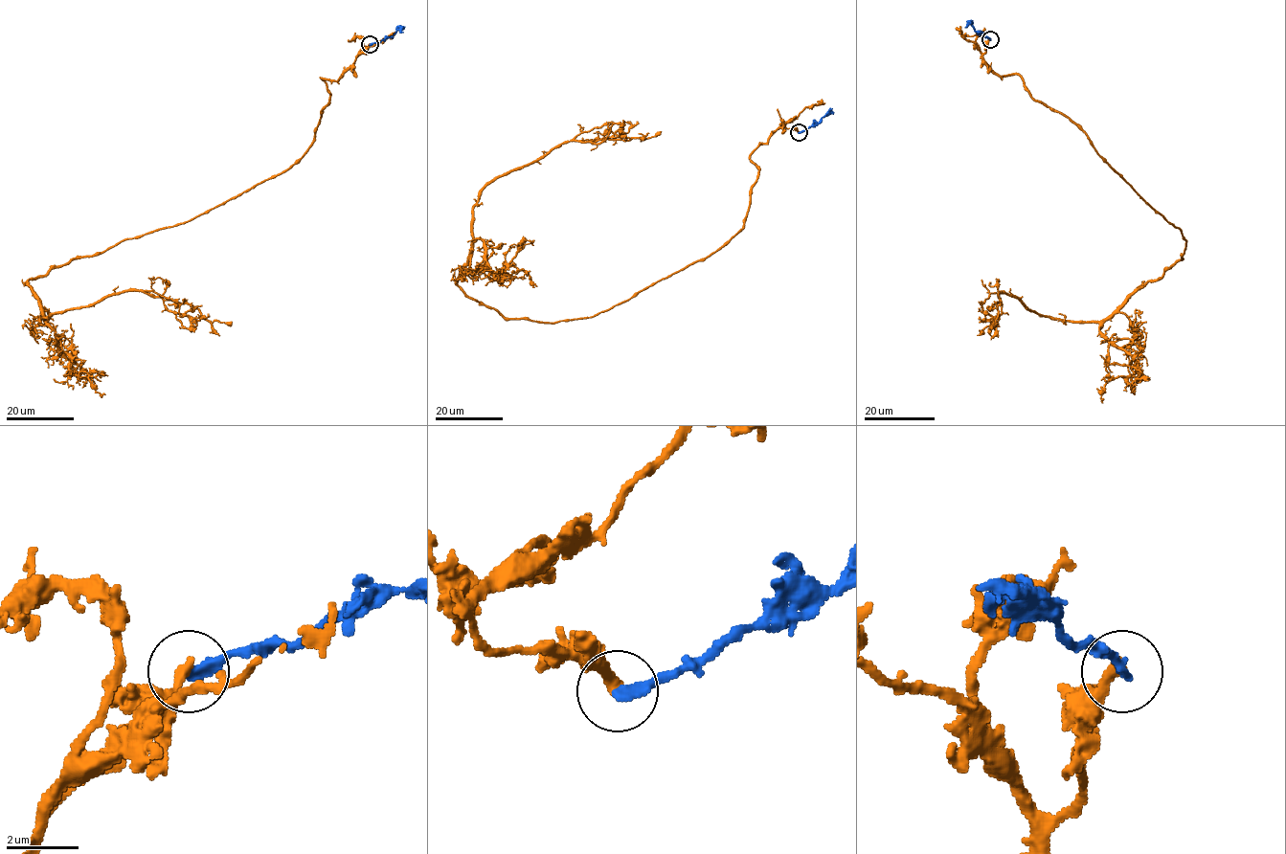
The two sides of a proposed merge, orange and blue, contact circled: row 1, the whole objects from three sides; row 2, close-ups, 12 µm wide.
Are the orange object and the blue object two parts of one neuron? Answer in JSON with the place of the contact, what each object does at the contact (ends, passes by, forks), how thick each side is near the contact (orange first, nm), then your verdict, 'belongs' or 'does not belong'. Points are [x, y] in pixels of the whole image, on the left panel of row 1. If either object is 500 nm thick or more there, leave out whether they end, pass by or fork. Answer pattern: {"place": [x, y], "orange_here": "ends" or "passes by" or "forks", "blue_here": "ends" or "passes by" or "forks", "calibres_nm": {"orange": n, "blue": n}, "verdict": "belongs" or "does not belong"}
{"place": [370, 44], "orange_here": "ends", "blue_here": "ends", "calibres_nm": {"orange": 320, "blue": 280}, "verdict": "does not belong"}

